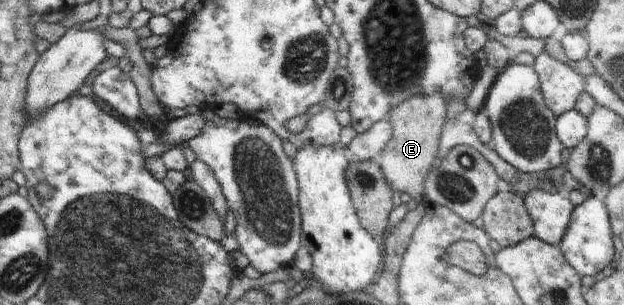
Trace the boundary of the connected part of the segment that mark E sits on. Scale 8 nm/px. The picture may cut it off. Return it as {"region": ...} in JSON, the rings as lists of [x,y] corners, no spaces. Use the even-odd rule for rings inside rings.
{"region":[[[432,93],[409,98],[389,114],[388,120],[392,123],[392,138],[377,157],[378,164],[396,192],[408,194],[418,202],[424,198],[425,178],[432,169],[436,150],[440,150],[438,142],[441,142],[441,132],[447,120],[444,96],[442,93]]]}

